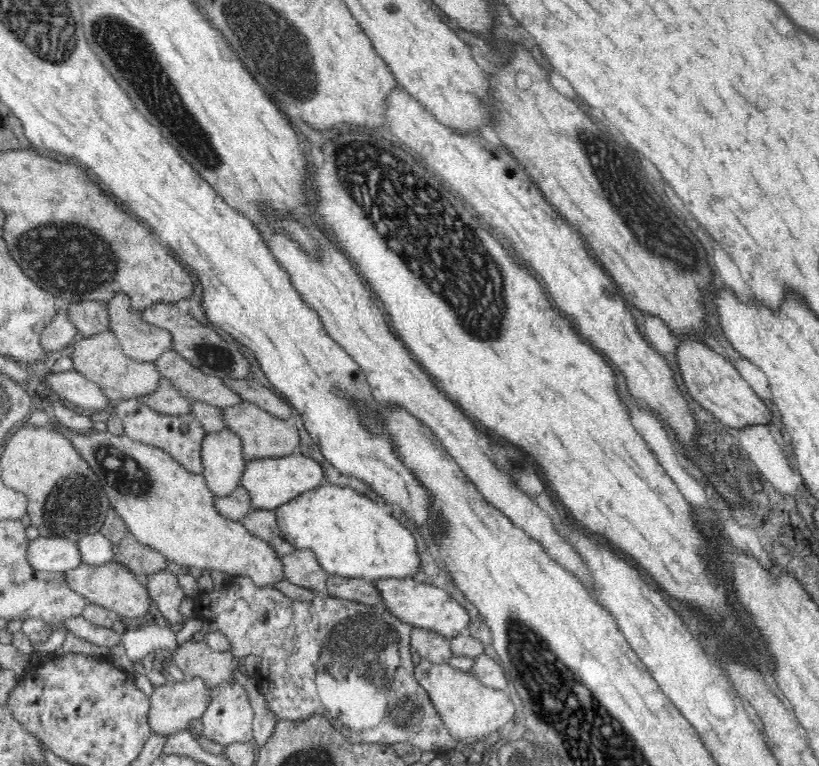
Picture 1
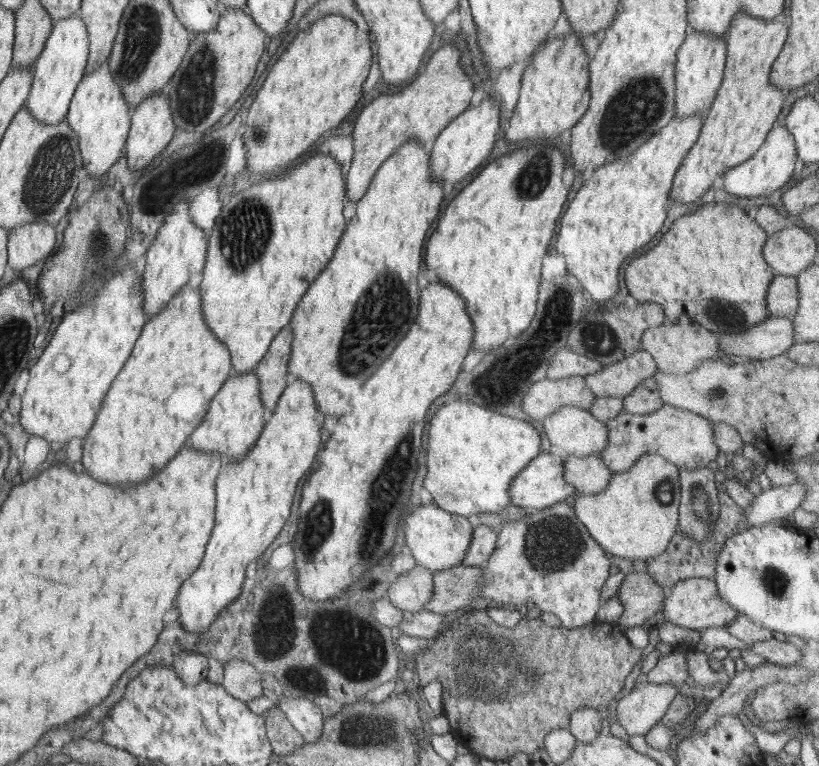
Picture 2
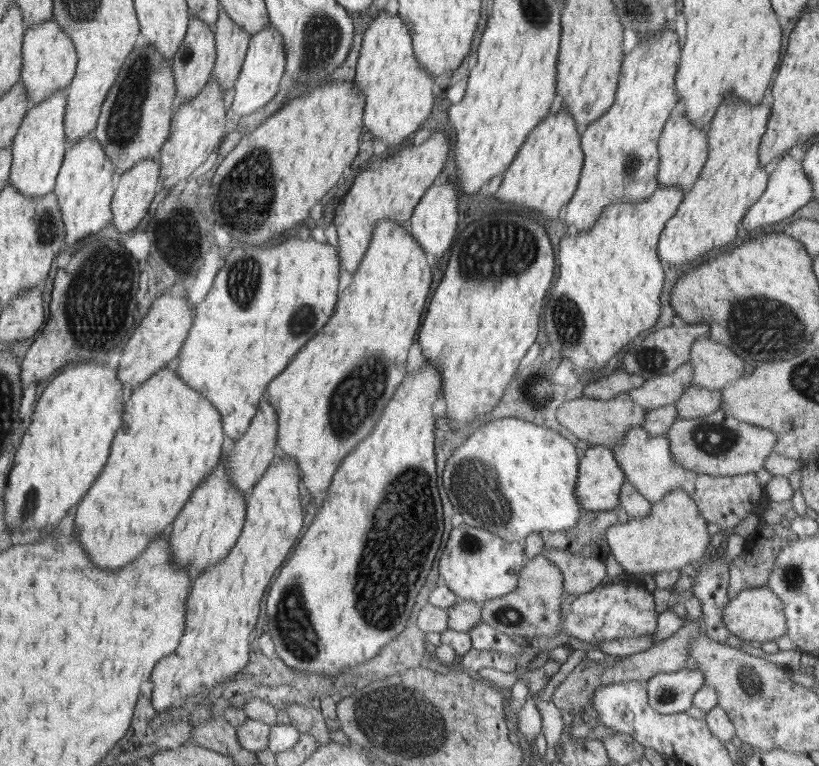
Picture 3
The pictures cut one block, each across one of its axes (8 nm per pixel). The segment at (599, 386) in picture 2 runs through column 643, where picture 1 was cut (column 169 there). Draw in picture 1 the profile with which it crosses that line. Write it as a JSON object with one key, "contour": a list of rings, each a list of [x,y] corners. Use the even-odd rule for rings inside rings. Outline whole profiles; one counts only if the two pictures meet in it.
{"contour":[[[173,349],[162,351],[152,363],[160,376],[167,378],[182,396],[192,401],[220,408],[242,402],[242,398],[230,390],[222,378],[204,374]]]}

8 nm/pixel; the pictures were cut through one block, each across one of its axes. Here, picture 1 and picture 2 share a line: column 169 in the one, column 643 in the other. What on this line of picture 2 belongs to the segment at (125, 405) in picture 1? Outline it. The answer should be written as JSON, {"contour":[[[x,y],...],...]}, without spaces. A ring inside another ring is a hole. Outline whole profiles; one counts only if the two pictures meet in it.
{"contour":[[[664,403],[660,409],[645,415],[620,411],[616,417],[606,422],[611,431],[610,442],[600,457],[614,472],[624,472],[636,464],[646,453],[658,453],[676,466],[696,469],[708,467],[710,462],[722,456],[715,439],[715,426],[706,419],[689,410]]]}

